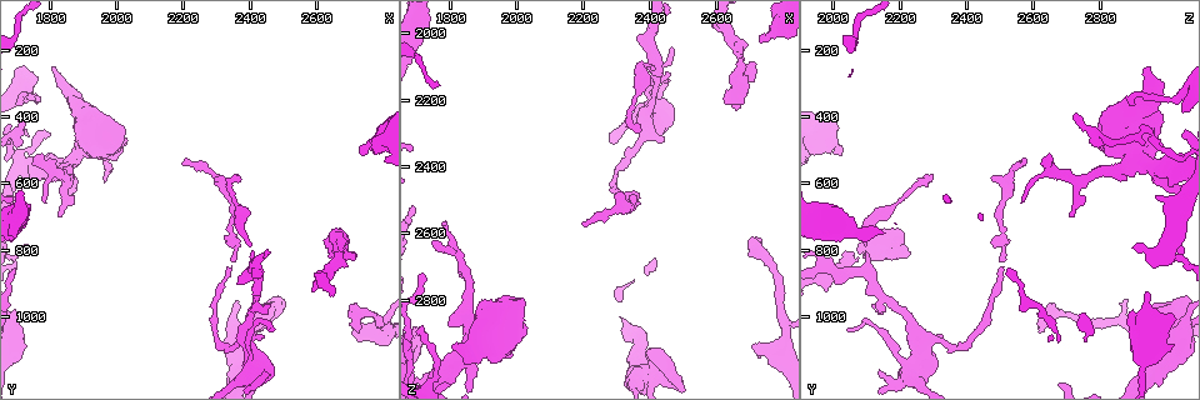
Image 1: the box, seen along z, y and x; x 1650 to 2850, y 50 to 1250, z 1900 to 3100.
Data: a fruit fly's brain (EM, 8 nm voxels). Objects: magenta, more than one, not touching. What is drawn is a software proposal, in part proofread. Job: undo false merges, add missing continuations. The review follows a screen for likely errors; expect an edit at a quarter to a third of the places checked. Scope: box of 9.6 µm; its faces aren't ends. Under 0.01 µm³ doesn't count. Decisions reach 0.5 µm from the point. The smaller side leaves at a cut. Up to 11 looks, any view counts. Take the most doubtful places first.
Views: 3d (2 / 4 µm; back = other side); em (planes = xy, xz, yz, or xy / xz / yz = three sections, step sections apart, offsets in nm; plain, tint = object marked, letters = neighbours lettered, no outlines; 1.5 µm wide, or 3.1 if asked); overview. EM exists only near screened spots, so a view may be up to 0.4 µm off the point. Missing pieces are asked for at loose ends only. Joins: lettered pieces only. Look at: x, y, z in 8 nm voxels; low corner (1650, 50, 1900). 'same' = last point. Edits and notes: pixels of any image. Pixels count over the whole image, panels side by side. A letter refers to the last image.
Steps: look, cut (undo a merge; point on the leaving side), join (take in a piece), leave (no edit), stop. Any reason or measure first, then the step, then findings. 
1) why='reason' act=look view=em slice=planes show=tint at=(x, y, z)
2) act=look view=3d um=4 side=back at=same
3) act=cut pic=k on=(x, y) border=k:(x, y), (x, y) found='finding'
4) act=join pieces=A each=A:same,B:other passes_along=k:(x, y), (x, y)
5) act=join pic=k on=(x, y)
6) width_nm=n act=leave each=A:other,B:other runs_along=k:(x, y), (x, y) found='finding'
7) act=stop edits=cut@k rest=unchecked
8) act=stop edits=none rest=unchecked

why='stops while still wide' act=look view=3d um=4 at=(2730, 510, 2020)

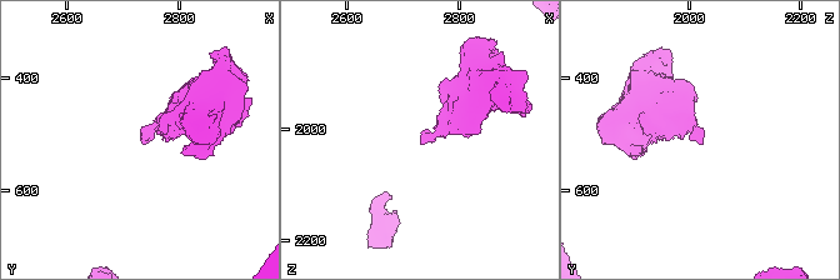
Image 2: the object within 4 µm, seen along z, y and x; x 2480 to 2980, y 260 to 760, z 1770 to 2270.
act=look view=em slice=xz step=8 show=letters at=(2735, 515, 2025)

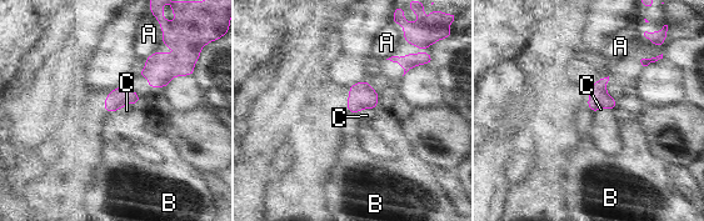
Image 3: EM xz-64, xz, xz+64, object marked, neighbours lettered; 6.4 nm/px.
why='cut it another way' act=look view=em slice=planes show=letters at=same

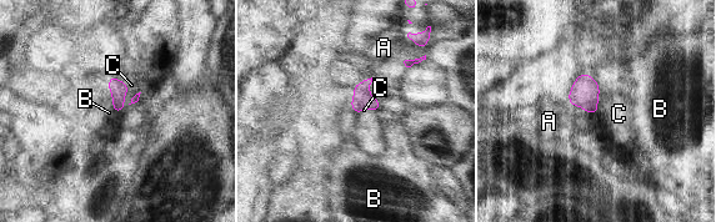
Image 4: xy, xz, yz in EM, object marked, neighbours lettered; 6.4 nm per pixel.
longest_contact=C:150nm act=leave each=A:other,B:other,C:other border=4:(109, 92), (116, 112) found='none of them fits'

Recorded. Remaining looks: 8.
why='branch stops here' act=look view=3d um=2 at=(2700, 1050, 2950)

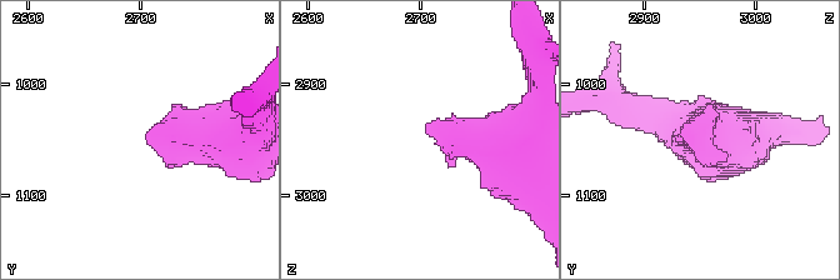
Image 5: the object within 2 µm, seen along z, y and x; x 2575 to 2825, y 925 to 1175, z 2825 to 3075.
why='now the EM' act=look view=em slice=planes show=letters at=(2702, 1048, 2942)

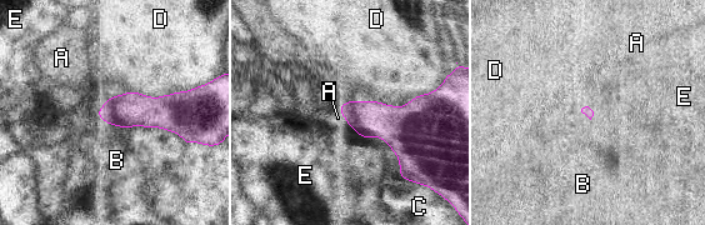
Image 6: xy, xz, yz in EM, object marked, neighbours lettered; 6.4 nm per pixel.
act=leave each=A:other,B:other,C:other,D:other,E:other border=6:(96, 114), (113, 125), (179, 135) found='no lettered piece goes on from it'

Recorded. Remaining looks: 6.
why='thin end' act=look view=em slice=planes show=letters at=(2360, 580, 2290)

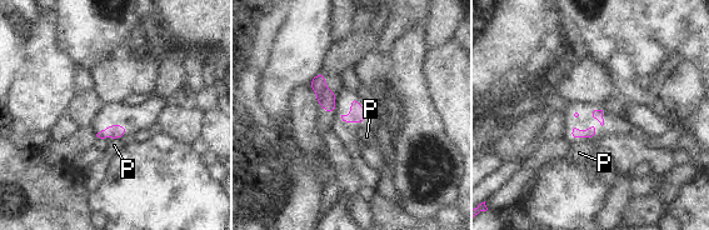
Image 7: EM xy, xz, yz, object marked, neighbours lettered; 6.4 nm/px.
act=leave each=P:other border=7:(111, 138), (120, 139) found='none of them fits'

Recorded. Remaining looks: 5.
why='sudden change in width' act=look view=em slice=planes show=letters at=(2270, 550, 2540)

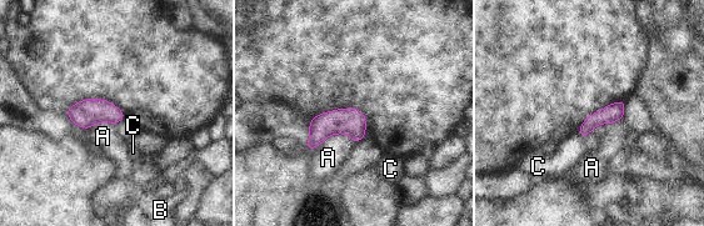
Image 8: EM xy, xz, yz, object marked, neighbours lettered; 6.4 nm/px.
act=leave each=A:other,B:other,C:other border=8:(355, 144), (333, 134), (310, 151) found='all the same neuron'

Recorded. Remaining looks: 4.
why='sudden change in width' act=look view=em slice=planes show=tint at=(1760, 350, 3010)

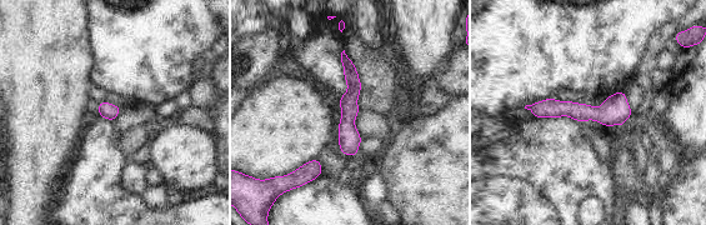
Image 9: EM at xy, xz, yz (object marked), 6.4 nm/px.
why='what lies round it' act=look view=em slice=planes show=letters at=same

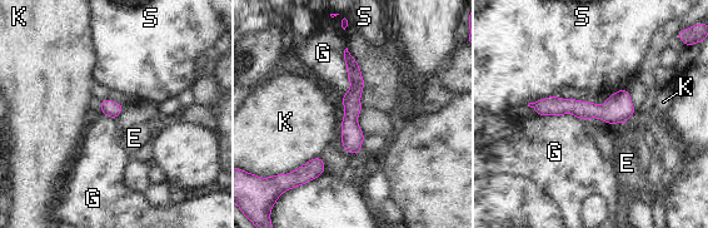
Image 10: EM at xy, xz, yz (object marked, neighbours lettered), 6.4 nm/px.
act=leave each=E:other,G:other,K:other,S:other runs_along=10:(347, 55), (357, 150) found='all the same neuron'

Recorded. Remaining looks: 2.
act=stop edits=none rest=unchecked

